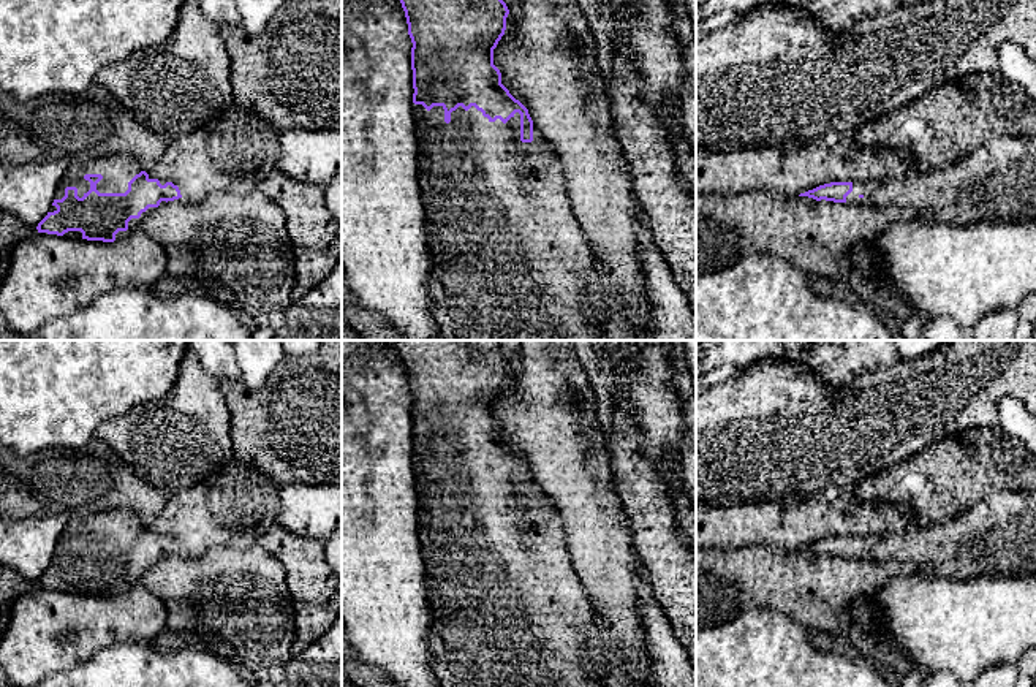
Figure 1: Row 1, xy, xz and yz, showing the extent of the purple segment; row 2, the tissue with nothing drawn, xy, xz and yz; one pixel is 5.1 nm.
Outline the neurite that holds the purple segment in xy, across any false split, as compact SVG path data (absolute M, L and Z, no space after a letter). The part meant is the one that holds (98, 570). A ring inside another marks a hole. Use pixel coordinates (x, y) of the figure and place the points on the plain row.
M131 510L70 518L38 587L114 597L141 583L160 559L182 552L172 537L149 530Z

